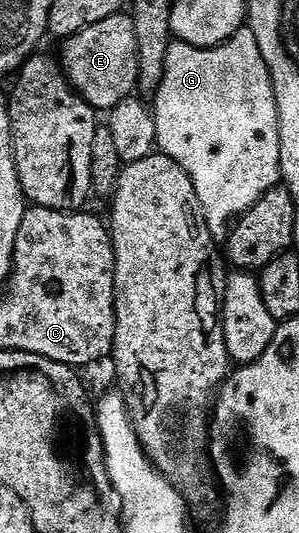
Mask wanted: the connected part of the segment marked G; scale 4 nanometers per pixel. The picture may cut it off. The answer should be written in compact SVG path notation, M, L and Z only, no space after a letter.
M243 27L214 49L200 49L174 40L167 51L163 83L157 88L155 100L157 102L152 102L151 108L157 128L157 149L187 171L205 212L207 231L211 231L218 243L224 243L229 240L231 222L252 209L269 189L278 188L281 181L275 91L271 87L267 63L263 63L263 55L259 55L255 35Z

